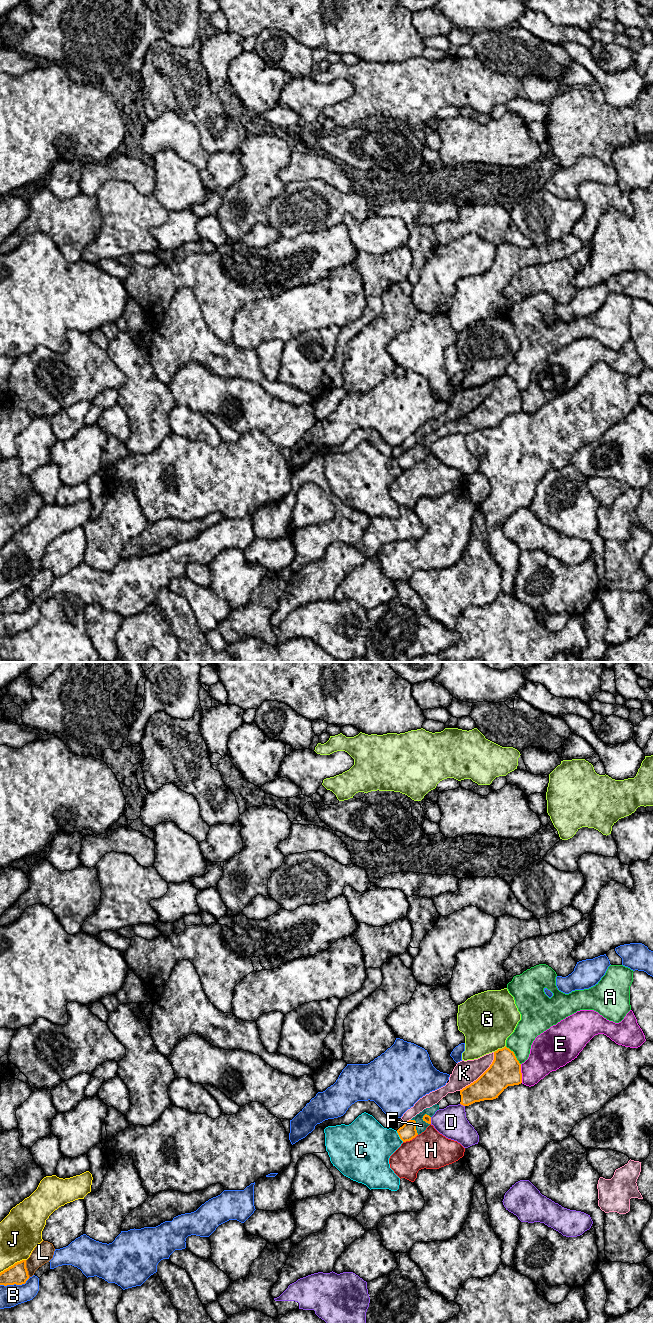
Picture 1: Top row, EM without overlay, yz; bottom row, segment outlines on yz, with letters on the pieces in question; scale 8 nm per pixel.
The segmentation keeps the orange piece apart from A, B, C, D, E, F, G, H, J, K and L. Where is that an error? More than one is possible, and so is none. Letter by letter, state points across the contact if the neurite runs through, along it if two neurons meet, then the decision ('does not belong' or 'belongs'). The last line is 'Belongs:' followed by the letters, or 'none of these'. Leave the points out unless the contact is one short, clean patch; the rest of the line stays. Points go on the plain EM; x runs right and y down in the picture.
A: does not belong
B: does not belong
C: along yz (396, 459), (403, 469) | does not belong
D: does not belong
E: does not belong
F: belongs
G: does not belong
H: does not belong
J: does not belong
K: does not belong
L: does not belong
Belongs: F

